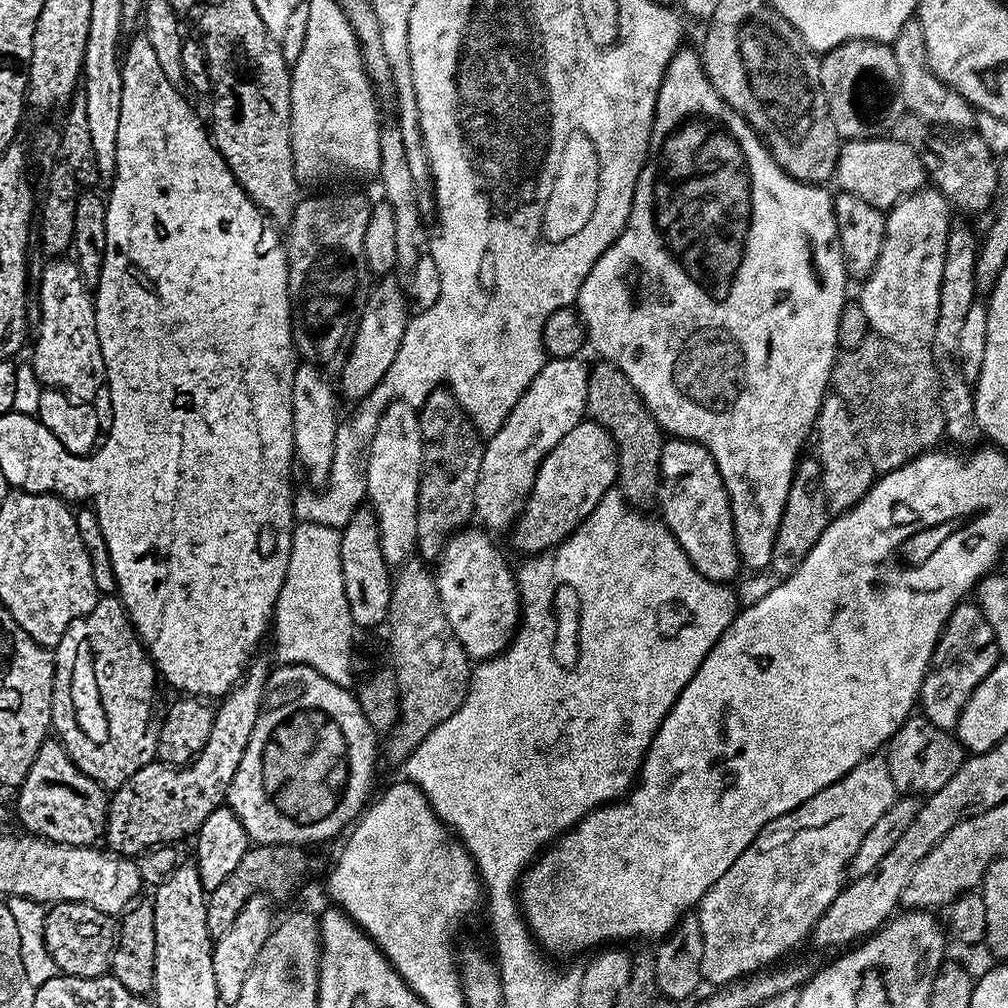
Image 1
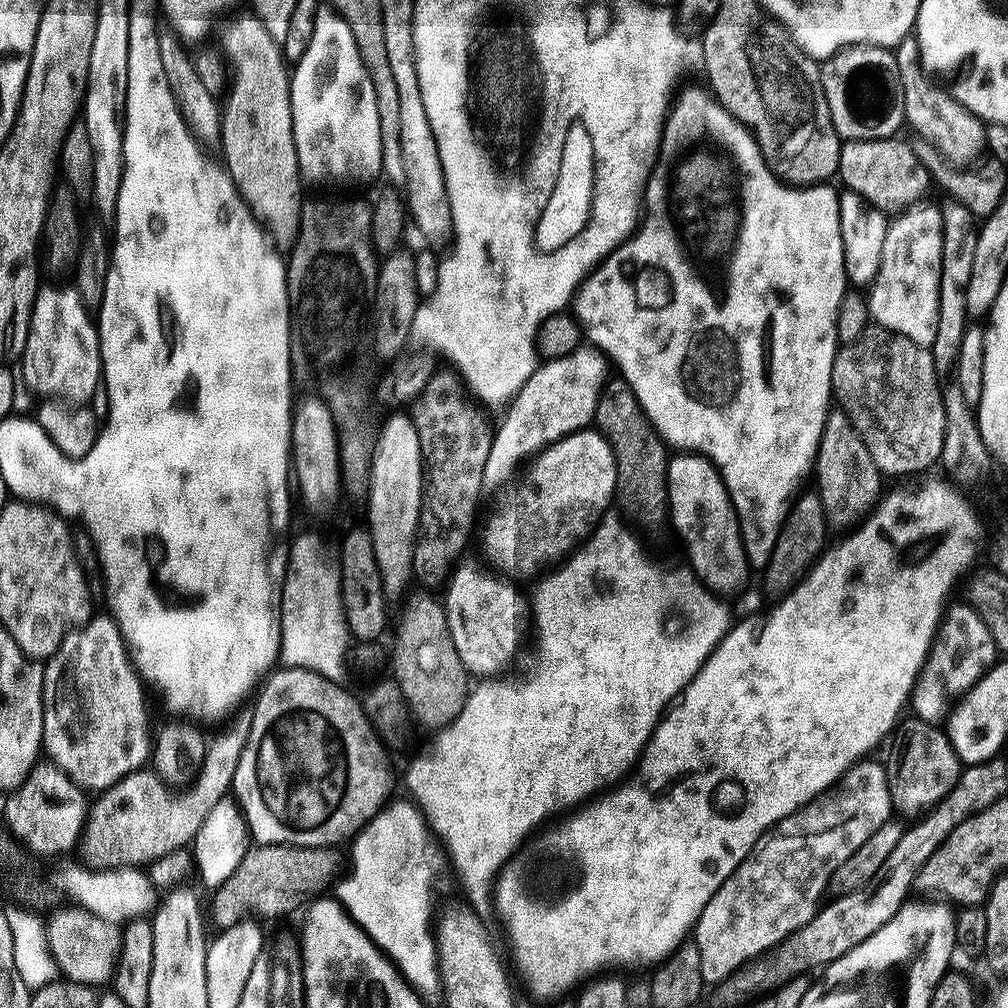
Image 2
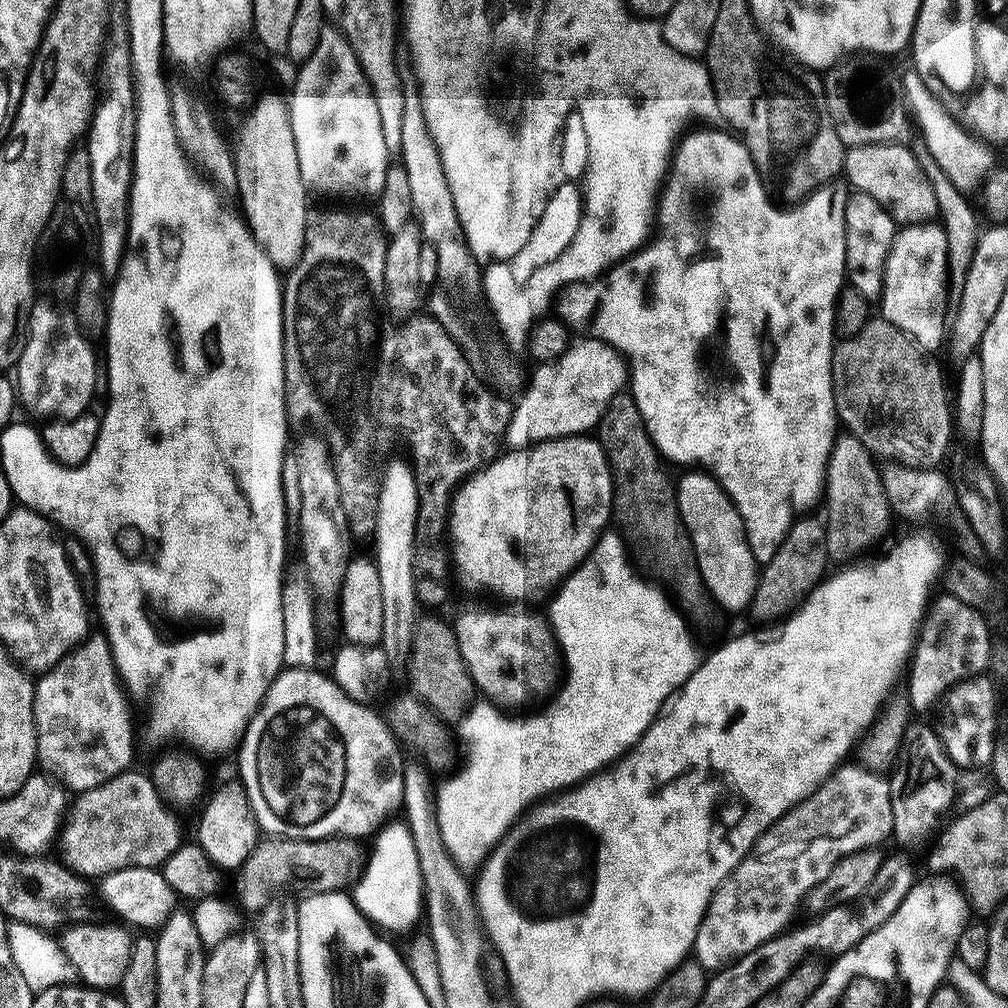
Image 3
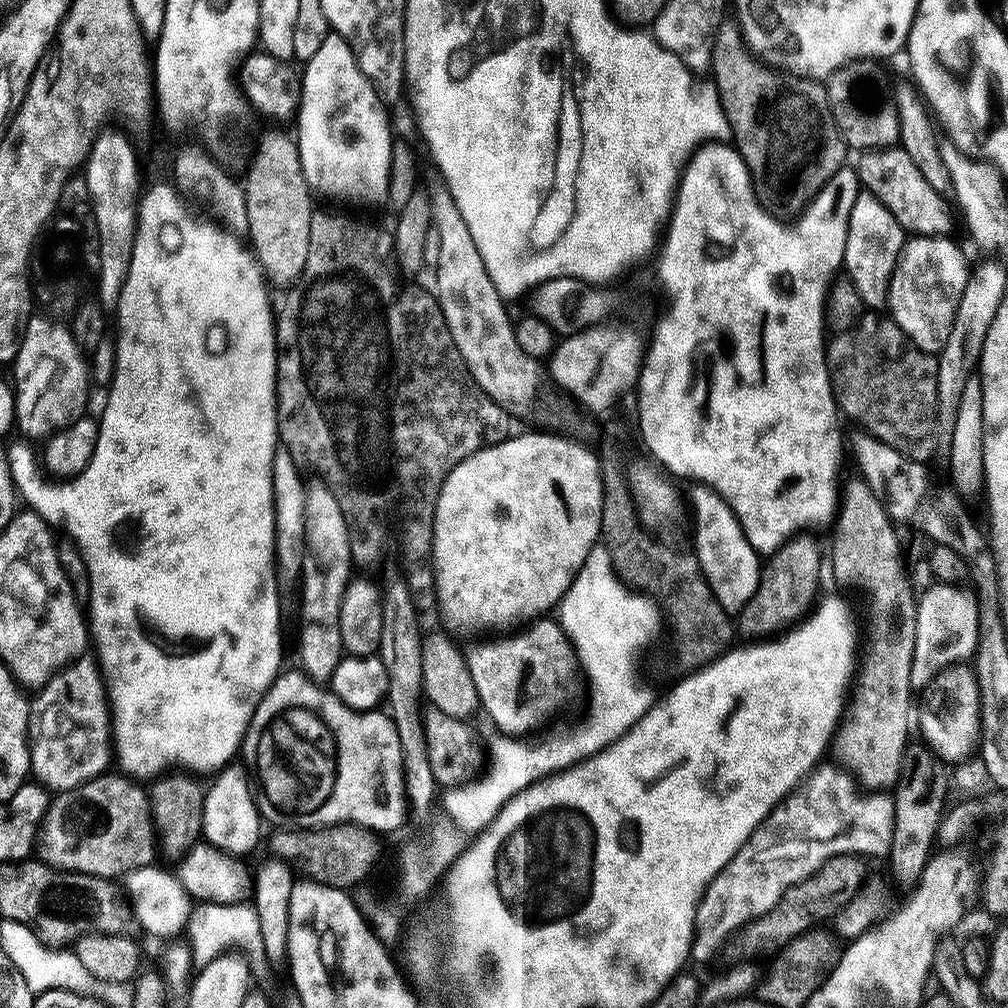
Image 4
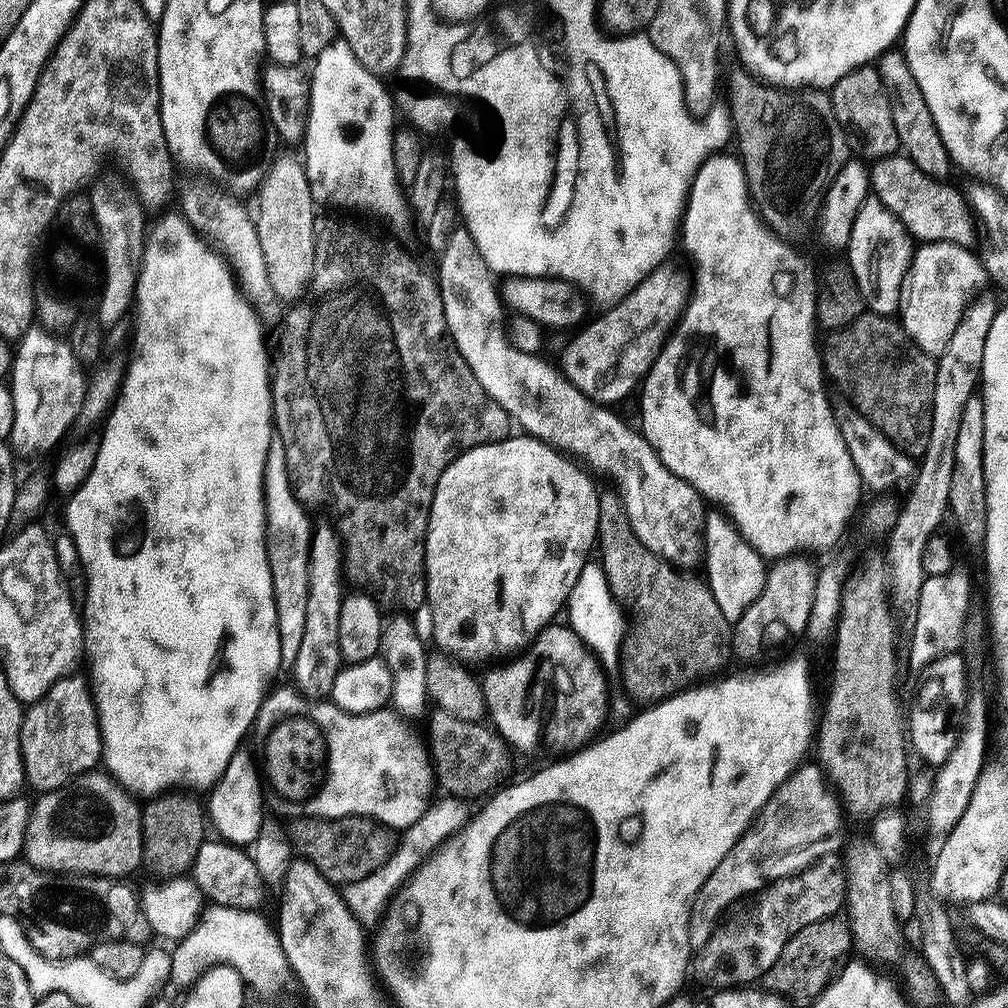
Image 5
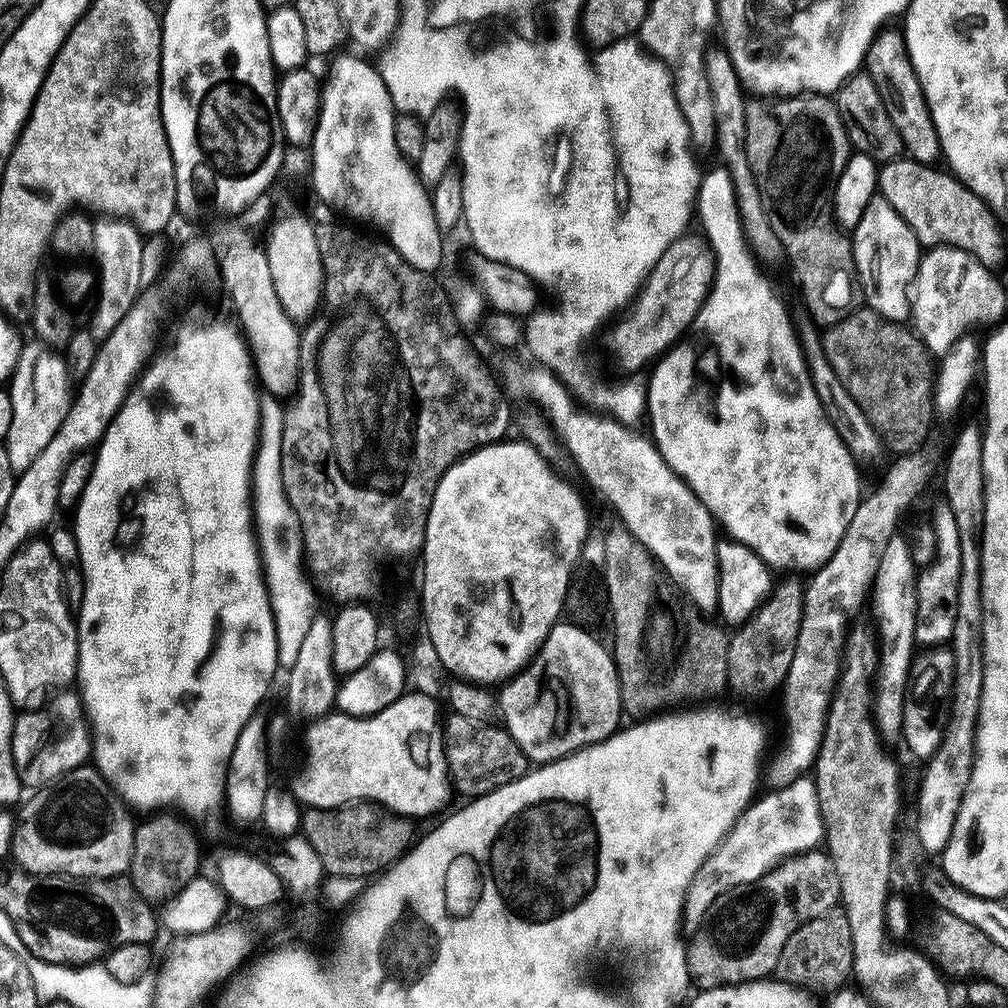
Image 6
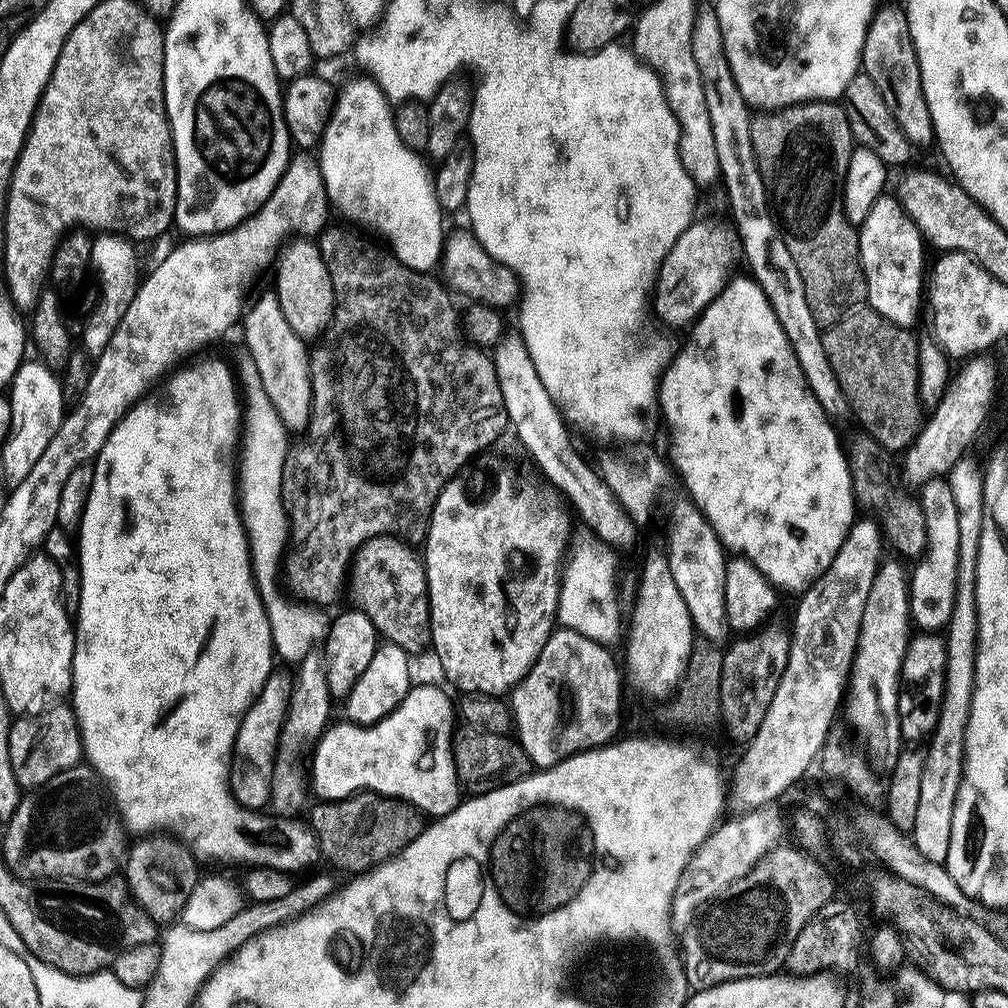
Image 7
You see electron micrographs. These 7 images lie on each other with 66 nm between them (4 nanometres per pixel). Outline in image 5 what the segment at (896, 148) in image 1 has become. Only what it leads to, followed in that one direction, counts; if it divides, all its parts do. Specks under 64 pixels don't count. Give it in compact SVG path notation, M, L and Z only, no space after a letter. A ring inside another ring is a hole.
M903 154L877 160L870 168L870 188L875 199L882 201L904 223L909 236L929 244L971 245L974 212L969 197L948 182L926 174Z

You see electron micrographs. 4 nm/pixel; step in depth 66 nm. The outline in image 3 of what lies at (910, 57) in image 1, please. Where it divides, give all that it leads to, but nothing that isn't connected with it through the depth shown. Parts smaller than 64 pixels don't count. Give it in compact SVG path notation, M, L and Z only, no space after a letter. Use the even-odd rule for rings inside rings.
M908 70L905 76L901 77L901 89L905 101L916 114L916 120L922 132L922 142L927 146L929 154L942 167L950 182L965 194L980 187L987 181L995 169L993 149L982 140L972 136L970 132L961 126L961 123L946 112L945 106L934 92L926 87L924 80L915 70Z

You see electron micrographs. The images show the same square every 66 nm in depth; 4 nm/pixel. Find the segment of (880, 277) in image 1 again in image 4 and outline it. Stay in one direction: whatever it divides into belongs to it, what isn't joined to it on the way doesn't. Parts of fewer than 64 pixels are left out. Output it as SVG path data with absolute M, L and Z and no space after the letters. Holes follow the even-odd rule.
M913 235L905 243L896 273L892 276L892 285L888 288L888 304L896 325L923 352L938 354L942 346L946 346L969 277L970 264L968 266L963 250L952 238Z

